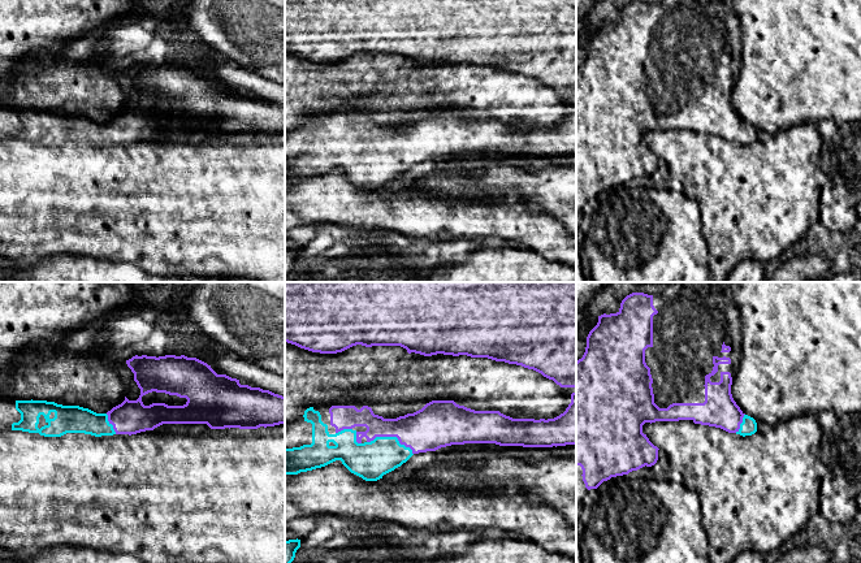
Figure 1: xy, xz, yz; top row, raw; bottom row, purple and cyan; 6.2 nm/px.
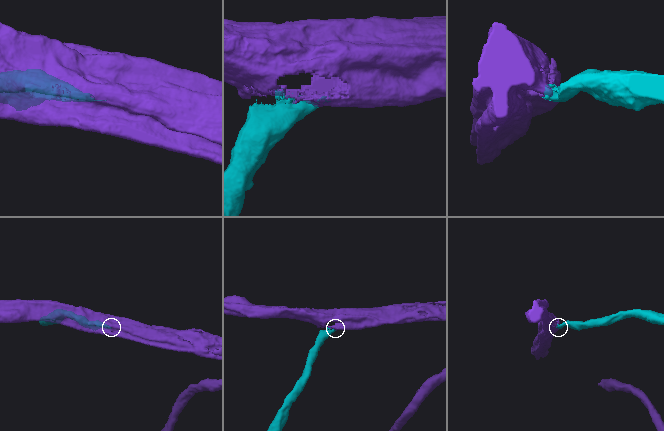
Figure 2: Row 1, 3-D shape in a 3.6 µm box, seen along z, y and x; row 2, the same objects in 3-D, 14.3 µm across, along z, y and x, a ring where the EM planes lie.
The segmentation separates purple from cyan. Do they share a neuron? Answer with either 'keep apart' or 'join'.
join

